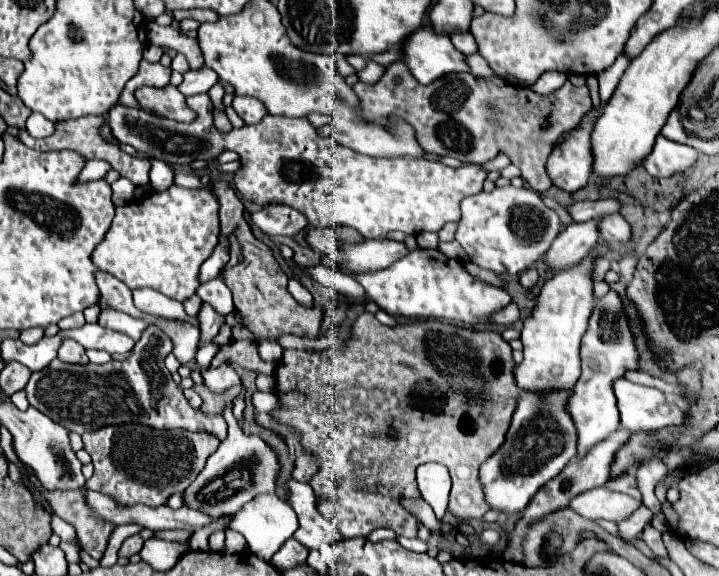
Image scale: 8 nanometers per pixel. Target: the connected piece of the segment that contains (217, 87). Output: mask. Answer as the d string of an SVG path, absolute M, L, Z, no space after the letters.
M216 82L210 90L208 90L208 96L212 100L212 104L218 108L218 110L224 110L224 104L222 104L222 96L224 96L224 84L222 82Z

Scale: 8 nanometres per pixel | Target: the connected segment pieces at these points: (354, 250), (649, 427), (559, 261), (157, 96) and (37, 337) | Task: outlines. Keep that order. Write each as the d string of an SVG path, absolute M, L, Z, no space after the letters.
M364 240L362 244L346 246L338 260L346 270L352 272L376 272L390 268L396 260L404 258L410 250L404 242L394 240Z
M618 380L614 384L614 394L618 398L618 410L620 410L620 426L630 432L658 432L662 428L670 426L684 426L684 420L688 416L686 408L680 408L676 402L668 400L660 390L646 388L632 384L628 380Z
M596 220L566 226L544 254L544 264L552 272L560 272L578 264L598 244Z
M168 84L168 88L138 88L136 100L140 100L144 110L156 112L164 118L178 122L192 122L196 118L196 114L186 106L184 96L172 84Z
M30 328L30 330L21 331L19 339L25 344L34 345L42 340L42 336L44 336L42 328Z

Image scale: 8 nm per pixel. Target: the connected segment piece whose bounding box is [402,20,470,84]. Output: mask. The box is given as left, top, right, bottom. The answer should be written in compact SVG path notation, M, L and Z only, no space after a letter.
M426 20L408 40L402 44L404 64L420 84L430 84L436 78L450 72L470 70L448 36L432 32L432 22Z

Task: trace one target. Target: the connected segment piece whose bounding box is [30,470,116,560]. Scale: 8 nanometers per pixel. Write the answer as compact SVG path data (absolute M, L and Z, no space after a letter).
M31 470L30 480L38 487L42 496L44 496L44 500L48 500L52 512L58 514L60 518L64 518L66 522L70 522L76 528L82 548L92 558L100 560L102 554L104 554L108 536L116 528L116 525L94 516L94 511L86 502L83 489L60 490L60 492L52 490L50 492L50 490L46 490L41 486Z

